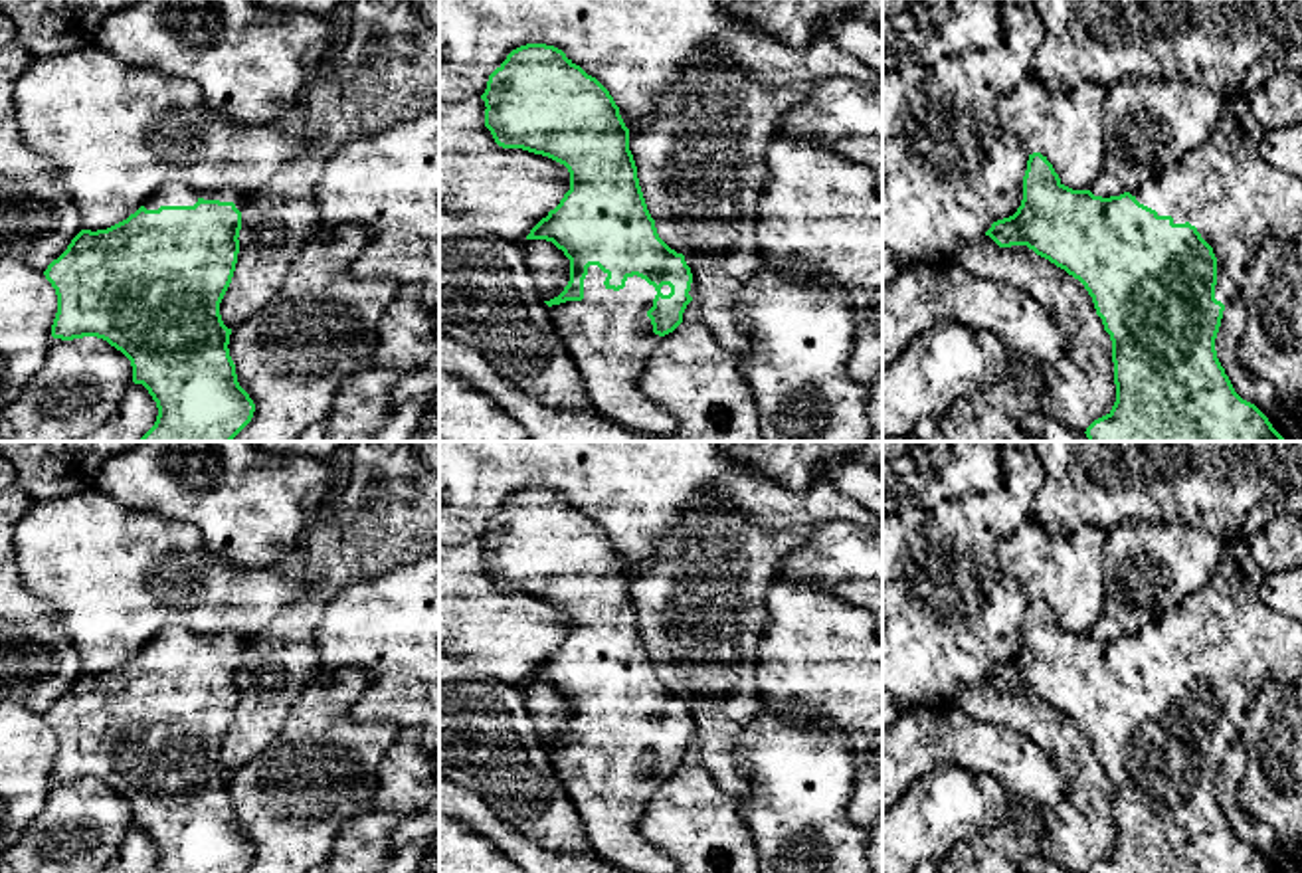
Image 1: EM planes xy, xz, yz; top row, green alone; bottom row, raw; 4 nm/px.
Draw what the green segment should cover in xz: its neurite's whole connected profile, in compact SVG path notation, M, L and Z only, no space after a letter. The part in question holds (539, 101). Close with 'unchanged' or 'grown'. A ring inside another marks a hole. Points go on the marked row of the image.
M546 44L512 49L489 75L481 99L485 127L499 146L548 156L570 172L570 190L526 240L552 242L570 259L568 285L544 303L594 410L643 436L671 436L677 420L643 392L639 376L659 339L683 323L697 283L685 255L657 234L619 107L596 77Z; grown

